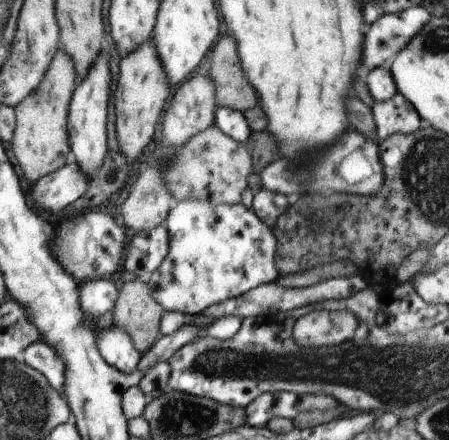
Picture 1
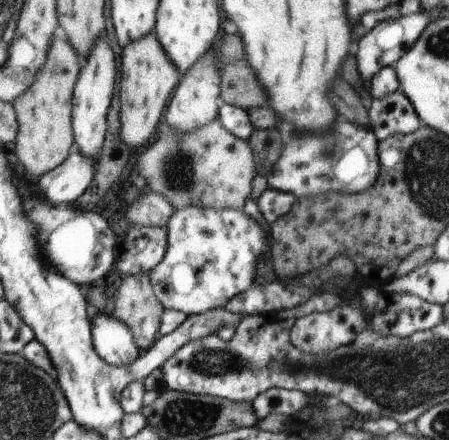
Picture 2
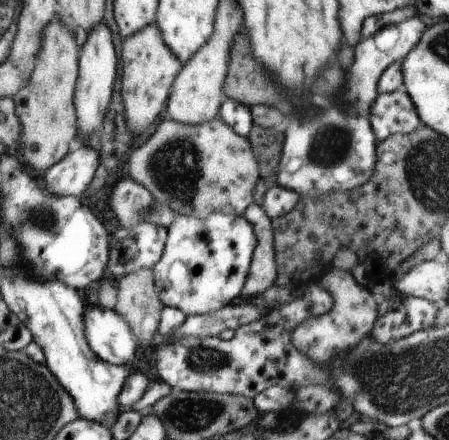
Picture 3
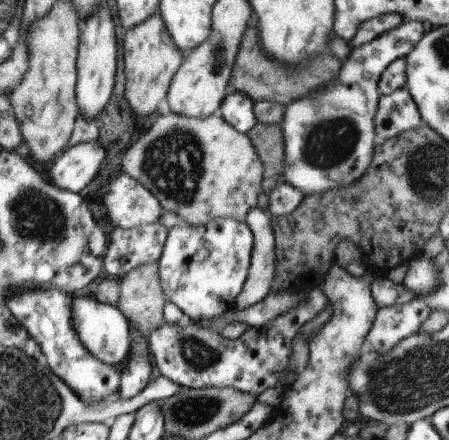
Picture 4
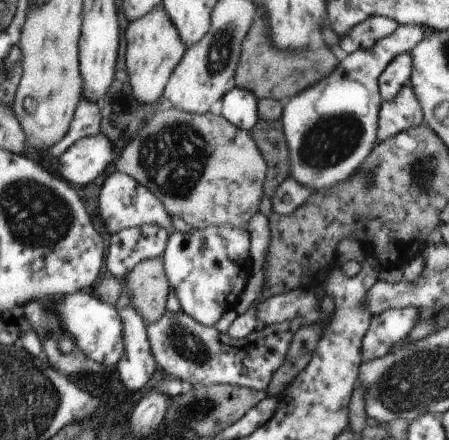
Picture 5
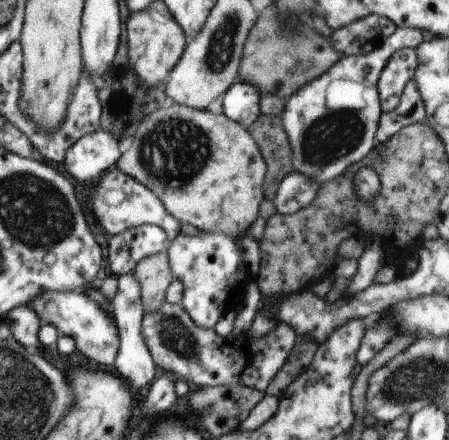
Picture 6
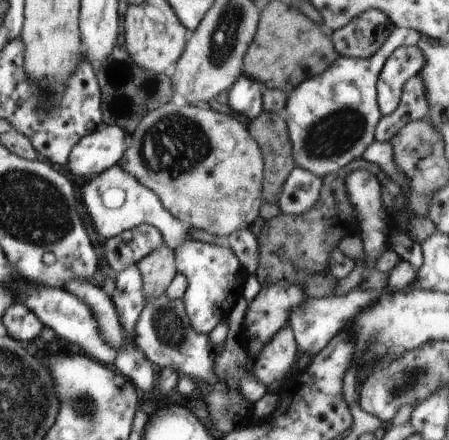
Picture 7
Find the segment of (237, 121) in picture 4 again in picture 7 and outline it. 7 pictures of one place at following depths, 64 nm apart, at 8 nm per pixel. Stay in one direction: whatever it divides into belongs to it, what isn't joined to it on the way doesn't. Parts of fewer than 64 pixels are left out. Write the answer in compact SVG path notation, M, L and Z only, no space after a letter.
M241 74L239 80L227 90L227 102L235 114L255 120L263 112L263 84Z

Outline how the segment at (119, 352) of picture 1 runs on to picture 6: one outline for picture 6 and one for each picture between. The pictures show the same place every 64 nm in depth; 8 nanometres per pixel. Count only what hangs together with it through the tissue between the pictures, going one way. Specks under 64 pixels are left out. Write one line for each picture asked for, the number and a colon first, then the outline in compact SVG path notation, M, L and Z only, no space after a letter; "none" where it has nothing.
2: M93 314L89 318L91 344L97 356L109 366L129 366L139 358L139 348L135 348L131 332L127 326L113 316Z
3: M85 302L83 330L91 352L111 366L129 366L139 340L131 334L129 324L115 310L91 306Z
4: M87 296L75 298L71 304L71 324L79 338L79 342L85 346L85 350L91 354L91 358L103 362L105 366L123 366L129 358L129 324L121 316L121 312L109 304L99 304L97 300L91 300Z
5: M81 292L81 294L67 294L61 296L55 306L55 314L59 316L61 328L71 336L75 346L93 362L99 362L101 366L115 366L121 352L123 352L123 326L119 320L119 314L109 304L99 302L99 298L93 292Z
6: M59 292L59 294L41 294L39 298L31 300L31 308L37 312L37 316L53 324L63 336L69 336L75 342L75 348L79 354L87 360L93 360L99 366L113 366L119 350L119 332L113 322L113 316L105 312L101 306L97 306L91 298L85 296L85 292Z

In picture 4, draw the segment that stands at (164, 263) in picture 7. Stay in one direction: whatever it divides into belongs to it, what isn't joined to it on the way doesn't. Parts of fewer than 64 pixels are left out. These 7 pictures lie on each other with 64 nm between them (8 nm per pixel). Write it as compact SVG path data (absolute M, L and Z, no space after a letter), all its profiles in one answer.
M157 262L137 266L119 282L117 310L143 338L163 322L165 296L159 286Z

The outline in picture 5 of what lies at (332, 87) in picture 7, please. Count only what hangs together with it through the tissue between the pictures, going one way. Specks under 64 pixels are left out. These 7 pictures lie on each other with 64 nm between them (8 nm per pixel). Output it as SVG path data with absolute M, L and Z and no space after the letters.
M399 24L389 36L377 40L371 48L355 50L353 54L347 54L345 60L341 60L335 68L335 72L329 74L323 82L317 82L315 86L309 86L307 90L295 94L295 98L289 98L283 104L281 114L281 126L287 146L287 158L289 158L289 172L287 178L293 178L299 186L307 186L309 190L327 190L331 186L339 186L343 180L351 178L355 170L363 166L367 160L367 154L377 144L377 114L381 106L379 96L379 76L387 68L395 56L413 50L415 44L423 40L423 30L419 26Z

